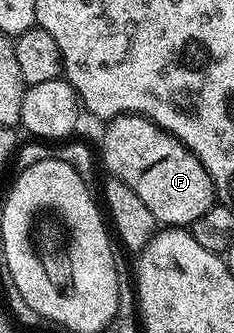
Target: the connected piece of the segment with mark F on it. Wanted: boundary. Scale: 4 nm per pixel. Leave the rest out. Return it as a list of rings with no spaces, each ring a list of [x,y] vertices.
[[[126,114],[112,117],[105,128],[105,137],[101,140],[101,156],[110,168],[112,175],[123,181],[135,194],[139,194],[147,210],[157,219],[161,226],[191,226],[199,214],[213,207],[216,192],[213,180],[206,168],[181,140],[170,134],[165,128],[138,114]]]

